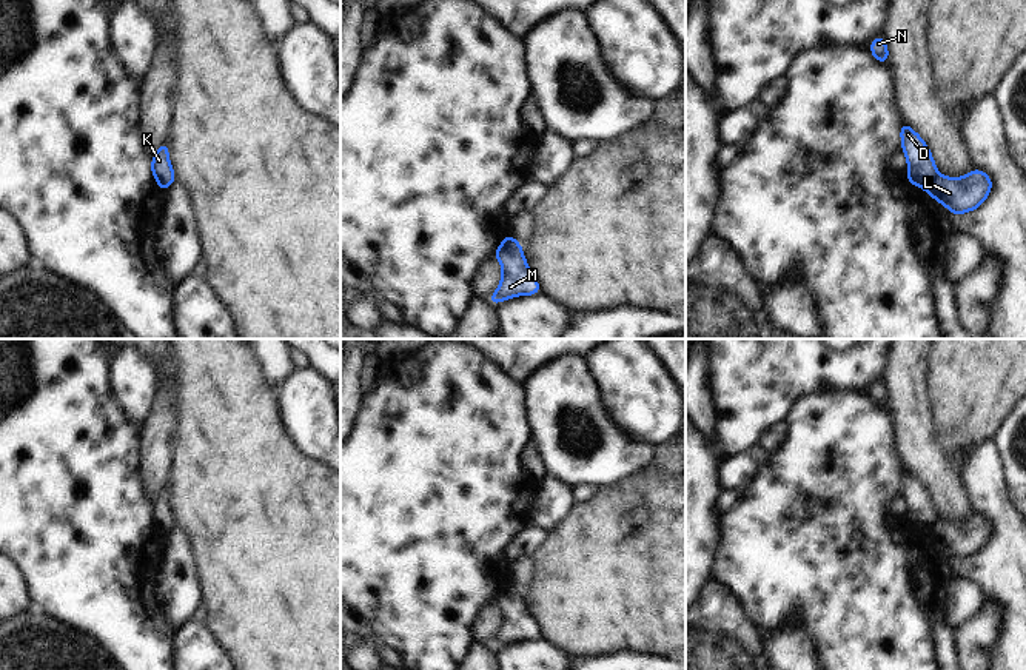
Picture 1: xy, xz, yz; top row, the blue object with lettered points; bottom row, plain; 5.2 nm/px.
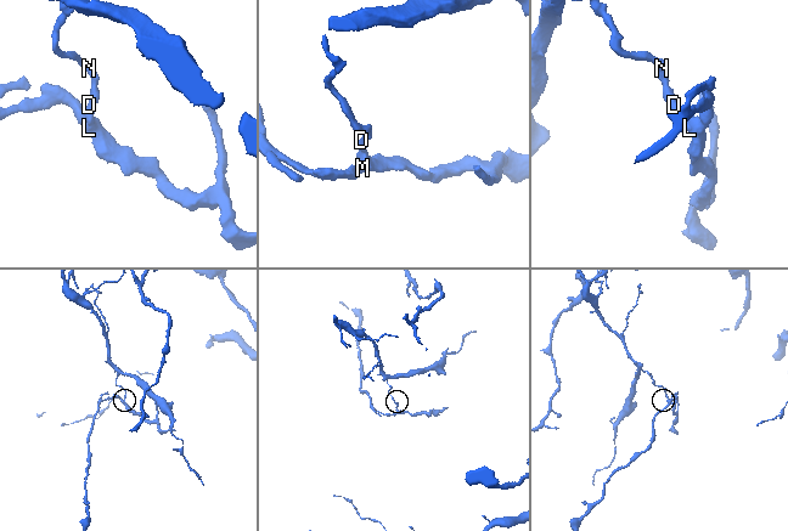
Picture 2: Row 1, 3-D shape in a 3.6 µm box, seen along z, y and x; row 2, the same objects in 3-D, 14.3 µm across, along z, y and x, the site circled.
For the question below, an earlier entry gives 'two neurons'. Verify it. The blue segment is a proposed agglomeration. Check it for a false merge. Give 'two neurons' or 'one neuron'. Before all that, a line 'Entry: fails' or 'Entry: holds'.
Entry: holds
two neurons

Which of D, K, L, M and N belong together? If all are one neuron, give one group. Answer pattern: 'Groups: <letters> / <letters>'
Groups: D K N / L M.

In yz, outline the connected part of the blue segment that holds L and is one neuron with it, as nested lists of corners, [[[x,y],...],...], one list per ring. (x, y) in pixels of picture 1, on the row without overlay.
[[[972,514],[964,522],[938,519],[927,538],[943,548],[951,559],[964,559],[980,553],[992,536],[992,524],[981,514]]]

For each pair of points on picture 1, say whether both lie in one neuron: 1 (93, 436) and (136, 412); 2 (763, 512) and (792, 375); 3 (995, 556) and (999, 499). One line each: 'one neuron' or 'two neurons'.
1: two neurons
2: two neurons
3: one neuron

